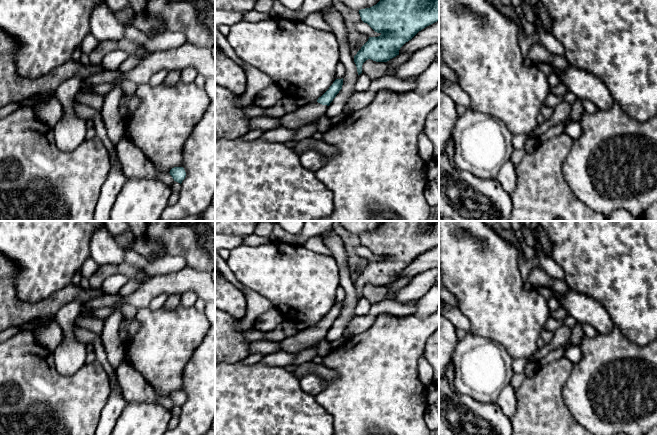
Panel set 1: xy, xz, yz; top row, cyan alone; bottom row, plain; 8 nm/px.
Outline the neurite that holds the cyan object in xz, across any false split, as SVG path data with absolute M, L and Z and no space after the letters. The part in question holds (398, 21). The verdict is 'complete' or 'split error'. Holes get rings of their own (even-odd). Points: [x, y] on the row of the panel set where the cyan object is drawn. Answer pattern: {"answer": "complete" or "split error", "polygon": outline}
{"answer": "complete", "polygon": "M380 0L370 8L359 10L359 14L364 23L381 35L369 37L354 56L358 75L362 73L362 65L366 60L389 61L399 55L400 48L419 31L439 21L439 0Z"}

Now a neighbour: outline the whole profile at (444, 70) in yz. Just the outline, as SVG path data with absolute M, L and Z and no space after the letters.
M444 62L439 63L439 74L450 82L457 82L457 76Z

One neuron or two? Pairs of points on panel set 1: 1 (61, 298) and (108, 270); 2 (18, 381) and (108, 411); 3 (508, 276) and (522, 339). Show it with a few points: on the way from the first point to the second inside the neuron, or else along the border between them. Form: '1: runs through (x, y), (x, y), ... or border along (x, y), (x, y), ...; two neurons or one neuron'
1: border along (90, 287), (99, 288); two neurons
2: border along (111, 389), (97, 424); two neurons
3: runs through (508, 292), (508, 314), (515, 323); one neuron

